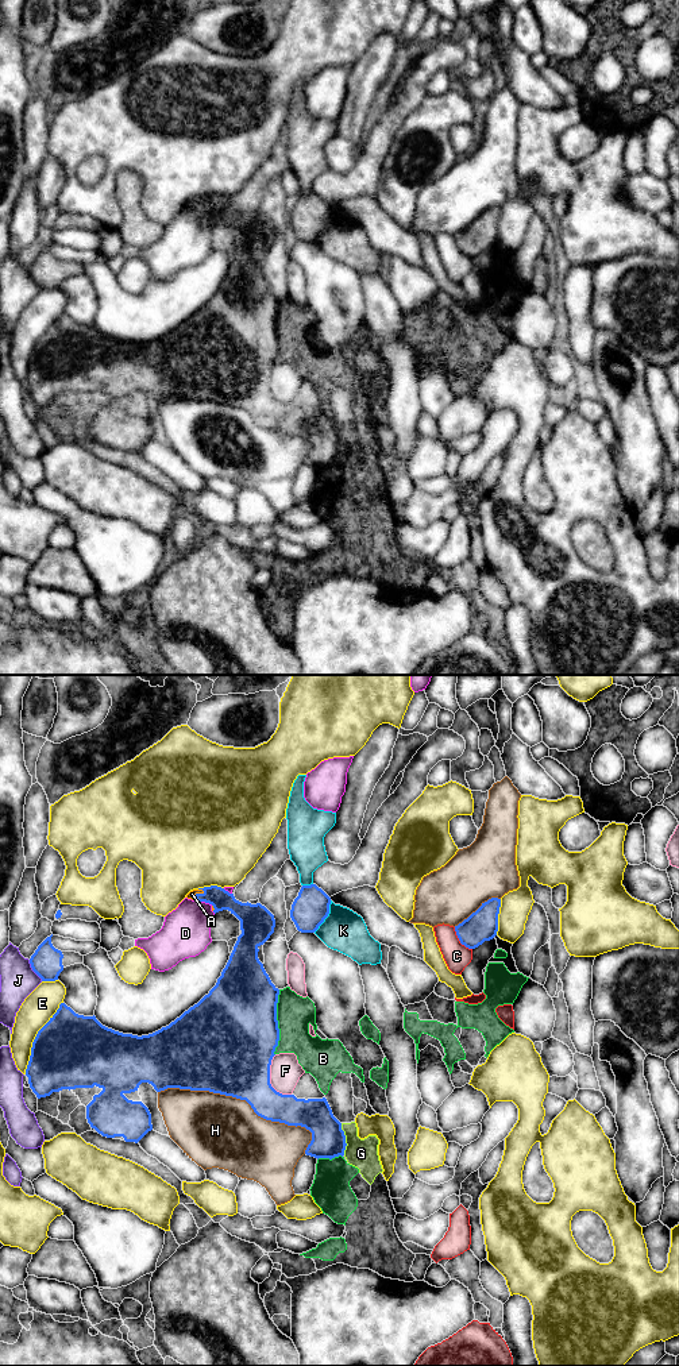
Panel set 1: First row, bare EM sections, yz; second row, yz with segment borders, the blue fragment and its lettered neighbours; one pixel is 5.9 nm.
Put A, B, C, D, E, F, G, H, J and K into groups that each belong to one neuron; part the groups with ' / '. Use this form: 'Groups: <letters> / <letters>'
Groups: A / B G / C / D / E / F / H / J / K

